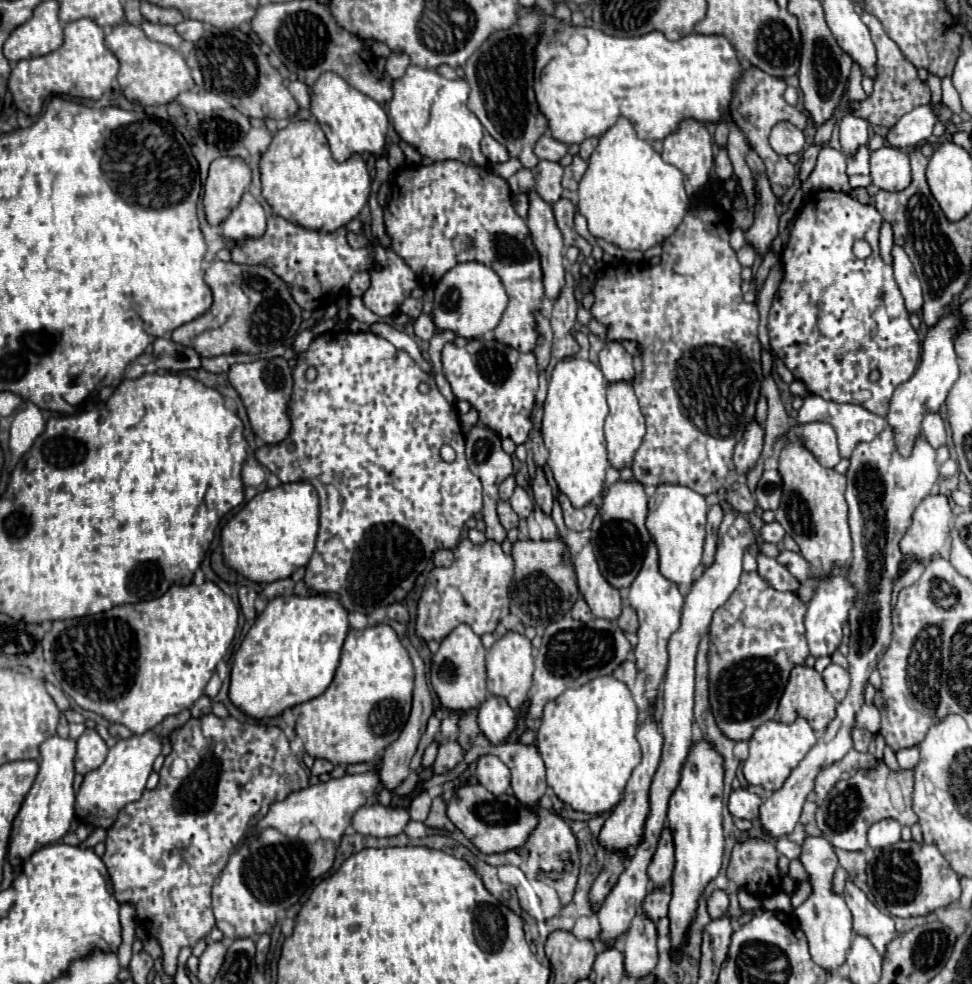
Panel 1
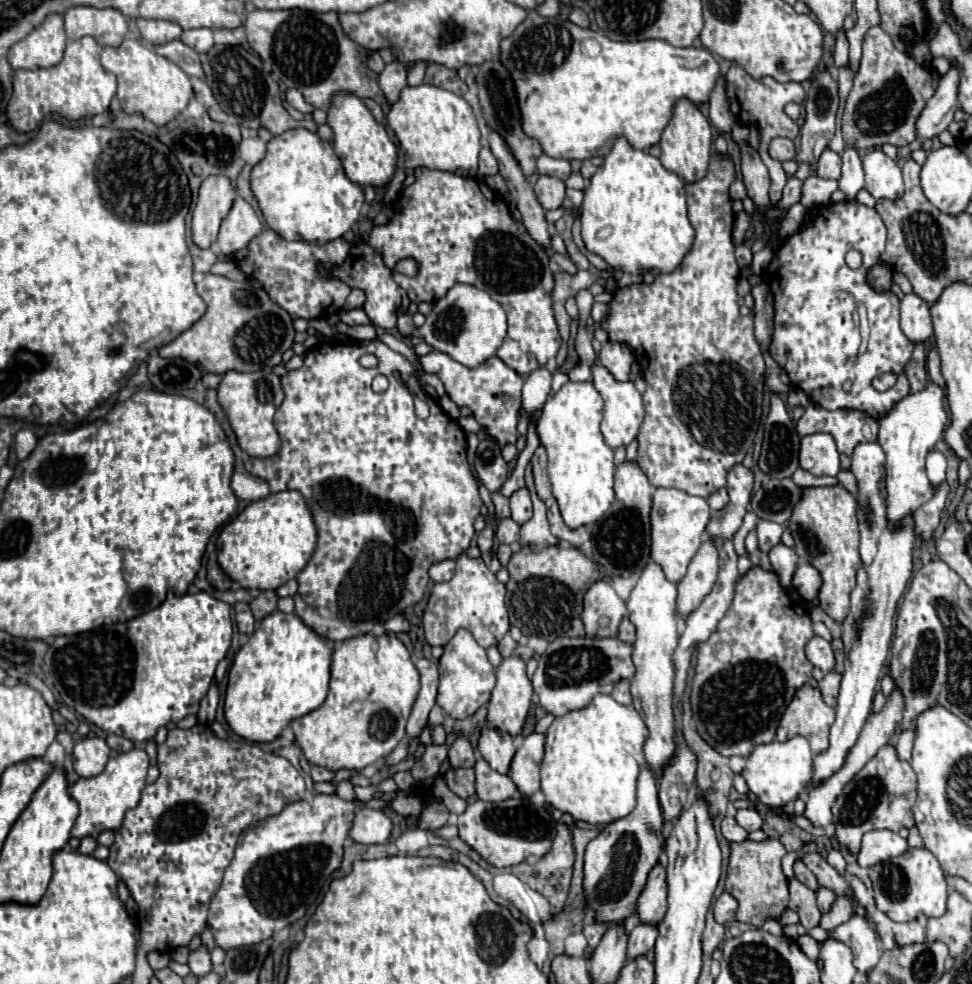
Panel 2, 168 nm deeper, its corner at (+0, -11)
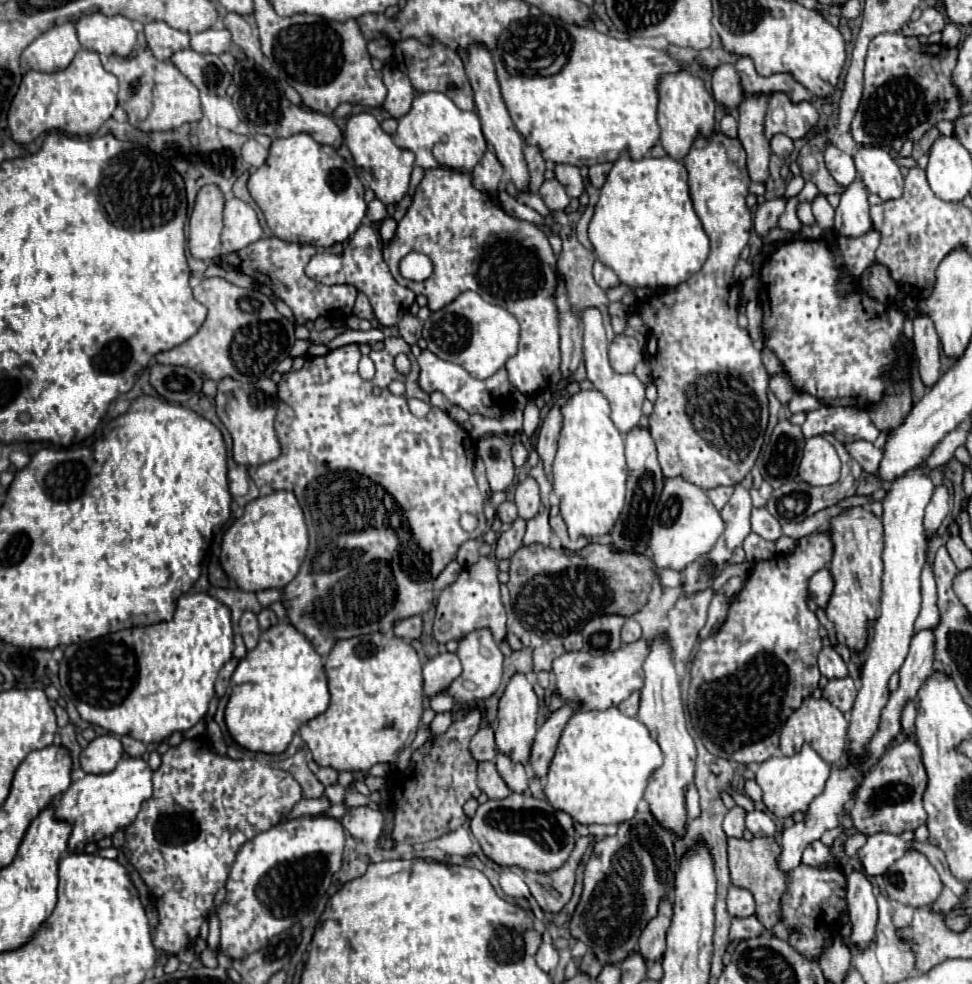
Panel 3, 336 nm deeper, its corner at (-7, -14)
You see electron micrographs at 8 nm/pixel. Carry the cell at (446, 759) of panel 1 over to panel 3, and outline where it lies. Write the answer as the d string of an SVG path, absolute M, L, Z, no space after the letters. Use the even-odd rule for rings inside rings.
M489 726L481 728L481 730L471 738L469 750L471 750L471 756L473 756L477 762L495 760L497 748L495 748L495 740L493 740L493 730L491 730Z

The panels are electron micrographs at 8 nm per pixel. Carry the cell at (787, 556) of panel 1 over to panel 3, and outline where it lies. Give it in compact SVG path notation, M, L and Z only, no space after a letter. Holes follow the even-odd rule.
M821 568L819 572L815 572L809 580L809 598L819 606L825 608L829 602L833 590L833 582L831 582L831 572L827 568Z

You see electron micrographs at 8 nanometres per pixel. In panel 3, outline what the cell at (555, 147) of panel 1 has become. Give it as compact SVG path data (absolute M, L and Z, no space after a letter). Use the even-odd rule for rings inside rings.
M555 164L555 178L567 188L567 194L571 198L579 198L583 194L583 180L577 166Z

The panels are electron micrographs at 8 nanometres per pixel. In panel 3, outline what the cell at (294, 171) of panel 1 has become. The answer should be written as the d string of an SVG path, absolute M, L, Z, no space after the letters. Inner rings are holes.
M299 132L273 140L269 158L251 174L247 188L277 238L329 248L353 236L367 212L365 188L355 166L351 164L351 170L347 166L333 146L319 144L311 134Z

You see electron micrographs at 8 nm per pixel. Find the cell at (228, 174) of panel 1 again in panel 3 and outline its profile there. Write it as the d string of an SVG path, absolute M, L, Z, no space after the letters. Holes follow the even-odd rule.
M203 186L197 194L195 208L189 220L189 250L195 258L213 260L221 256L221 228L223 228L223 210L225 210L225 196L219 186Z

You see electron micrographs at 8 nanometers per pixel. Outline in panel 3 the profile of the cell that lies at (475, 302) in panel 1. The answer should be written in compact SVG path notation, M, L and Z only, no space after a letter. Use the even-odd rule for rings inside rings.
M463 292L461 296L457 296L451 304L447 304L445 308L433 312L423 326L423 338L427 340L427 348L439 356L441 360L449 360L455 362L459 366L463 366L471 376L475 378L489 378L493 376L505 362L509 356L513 356L517 352L517 342L519 342L519 322L515 320L513 314L509 314L507 310L503 310L501 306L489 304L485 302L477 292Z

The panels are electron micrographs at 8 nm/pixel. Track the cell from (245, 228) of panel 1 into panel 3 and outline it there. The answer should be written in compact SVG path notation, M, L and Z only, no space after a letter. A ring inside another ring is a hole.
M231 198L227 202L223 212L223 224L225 228L221 234L221 244L227 252L239 252L247 248L263 234L255 210L239 198Z

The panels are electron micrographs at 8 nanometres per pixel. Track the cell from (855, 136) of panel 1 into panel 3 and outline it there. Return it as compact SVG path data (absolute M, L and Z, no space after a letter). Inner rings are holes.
M857 178L841 192L841 202L835 208L833 230L837 230L837 234L841 236L861 236L869 228L871 218L869 218L867 188L863 186L861 178Z

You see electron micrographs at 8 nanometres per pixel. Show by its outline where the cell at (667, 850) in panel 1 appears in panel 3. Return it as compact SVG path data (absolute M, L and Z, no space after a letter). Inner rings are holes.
M663 898L663 902L659 904L659 914L645 926L641 938L639 938L639 952L647 958L647 962L655 962L661 958L661 954L665 952L665 934L667 928L671 924L671 902L669 898Z

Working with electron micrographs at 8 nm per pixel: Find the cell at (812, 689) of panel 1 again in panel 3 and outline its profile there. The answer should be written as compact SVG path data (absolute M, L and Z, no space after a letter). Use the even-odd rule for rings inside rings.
M805 698L801 708L797 708L789 720L785 722L783 730L781 730L781 752L785 756L791 756L795 752L799 752L799 748L803 744L809 744L827 764L837 764L843 758L843 750L845 750L845 734L847 734L847 718L845 714L831 706L831 702L827 702L825 698Z

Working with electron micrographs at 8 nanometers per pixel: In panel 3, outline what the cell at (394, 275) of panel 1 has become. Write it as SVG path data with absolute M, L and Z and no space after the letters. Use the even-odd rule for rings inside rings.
M361 224L359 230L353 234L353 238L345 246L343 254L327 254L327 252L315 254L305 268L305 274L321 284L327 284L327 286L335 286L335 284L355 286L359 292L363 292L369 298L373 312L375 312L375 318L385 328L397 326L399 318L415 302L415 294L409 288L403 288L393 280L387 264L381 258L381 240L375 234L375 230L371 226L365 226L365 224Z

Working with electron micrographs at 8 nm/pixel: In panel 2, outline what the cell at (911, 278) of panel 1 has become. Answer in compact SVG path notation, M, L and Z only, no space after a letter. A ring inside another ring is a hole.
M914 293L904 295L900 303L900 327L912 343L926 343L934 335L928 303Z

